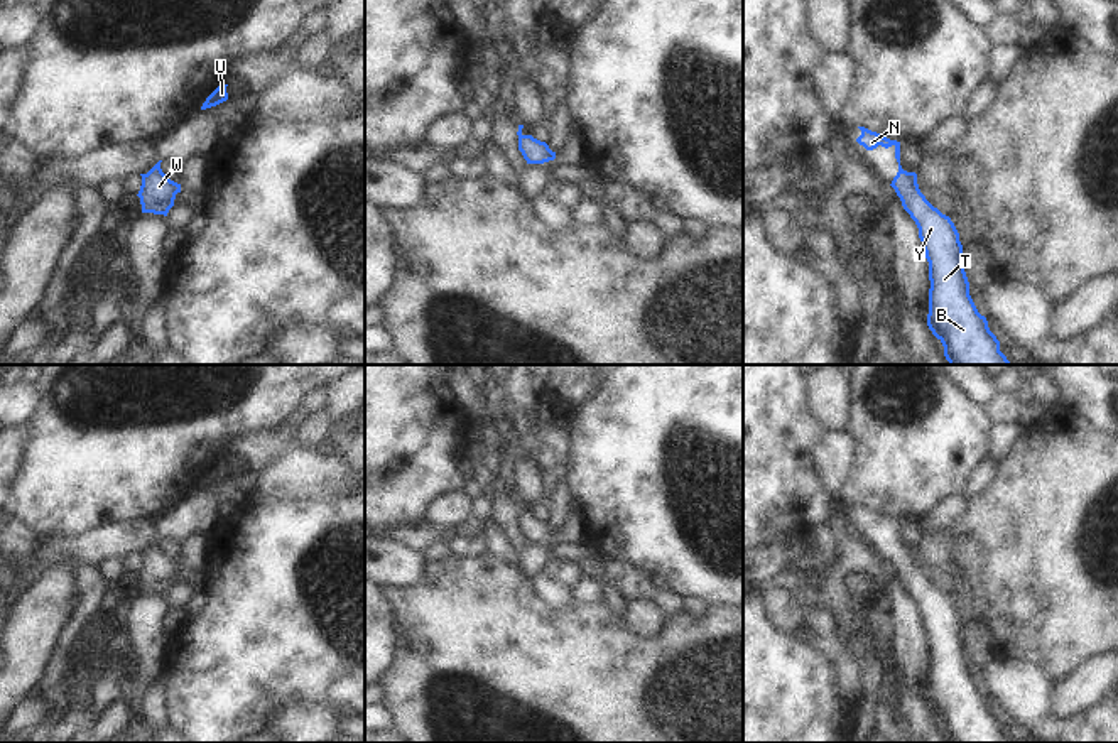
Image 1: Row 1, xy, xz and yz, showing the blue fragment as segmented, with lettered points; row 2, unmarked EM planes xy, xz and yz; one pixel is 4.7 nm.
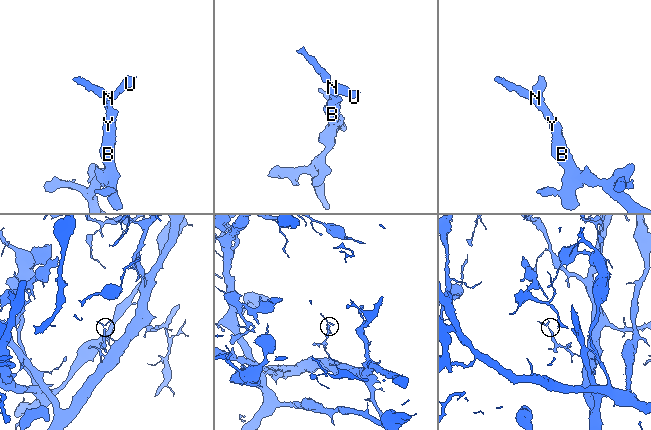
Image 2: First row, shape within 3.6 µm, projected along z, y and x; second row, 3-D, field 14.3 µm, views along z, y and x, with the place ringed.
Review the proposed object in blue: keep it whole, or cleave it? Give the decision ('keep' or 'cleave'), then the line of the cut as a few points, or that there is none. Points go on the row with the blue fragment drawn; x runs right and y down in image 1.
keep; no cut

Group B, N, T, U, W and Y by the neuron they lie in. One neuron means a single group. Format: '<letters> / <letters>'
B N T U W Y

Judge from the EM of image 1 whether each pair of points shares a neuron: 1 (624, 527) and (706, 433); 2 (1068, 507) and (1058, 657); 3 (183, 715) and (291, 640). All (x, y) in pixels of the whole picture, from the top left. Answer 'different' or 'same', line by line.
1: same
2: same
3: same

